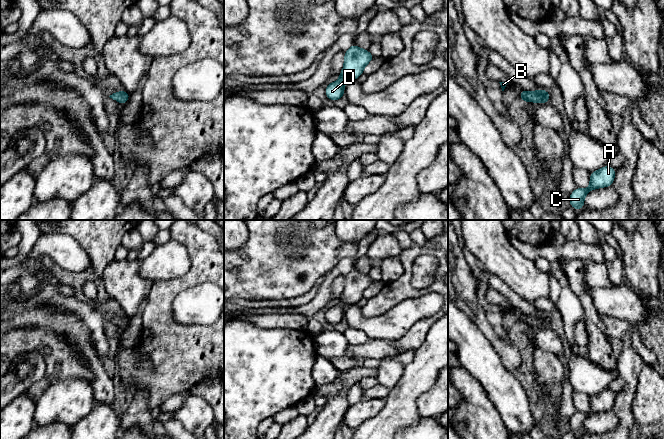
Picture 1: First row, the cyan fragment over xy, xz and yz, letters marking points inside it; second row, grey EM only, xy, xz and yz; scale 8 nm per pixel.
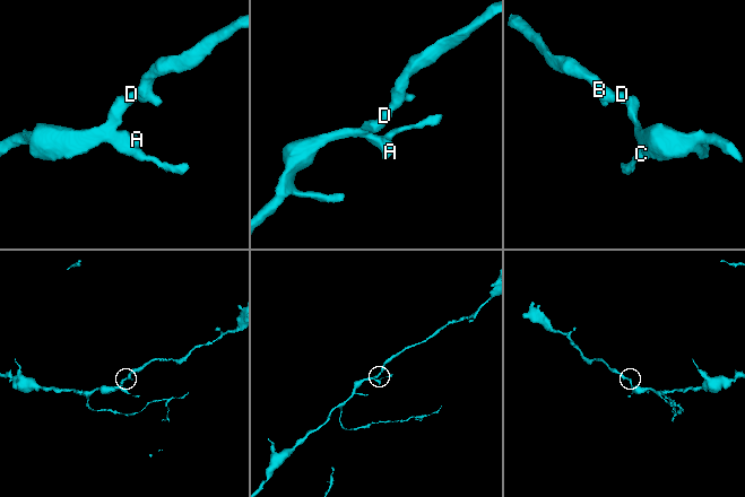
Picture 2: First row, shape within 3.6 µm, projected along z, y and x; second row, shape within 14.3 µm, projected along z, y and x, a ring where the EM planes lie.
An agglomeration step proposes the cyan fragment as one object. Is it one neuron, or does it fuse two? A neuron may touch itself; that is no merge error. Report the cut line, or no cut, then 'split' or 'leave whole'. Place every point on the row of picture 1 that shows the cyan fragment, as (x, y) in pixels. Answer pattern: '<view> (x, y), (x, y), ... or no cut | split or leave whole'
no cut | leave whole

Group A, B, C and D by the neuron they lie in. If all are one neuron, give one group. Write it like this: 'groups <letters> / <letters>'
groups A B C D

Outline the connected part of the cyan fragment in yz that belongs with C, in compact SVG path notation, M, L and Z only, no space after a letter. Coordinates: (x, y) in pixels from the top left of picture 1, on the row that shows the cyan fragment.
M603 166L601 169L591 172L590 184L587 189L577 188L569 197L570 205L580 210L584 207L584 197L594 189L610 187L615 179L616 169L610 166Z

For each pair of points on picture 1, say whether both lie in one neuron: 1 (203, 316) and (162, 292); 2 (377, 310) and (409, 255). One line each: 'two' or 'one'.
1: two
2: one

